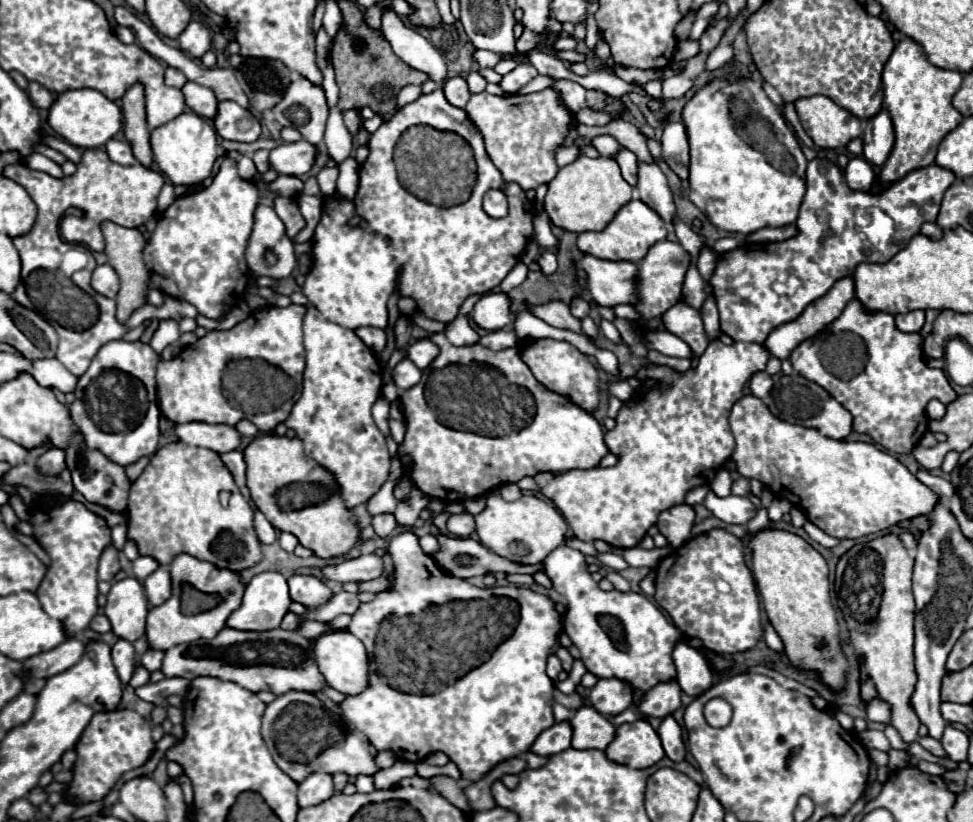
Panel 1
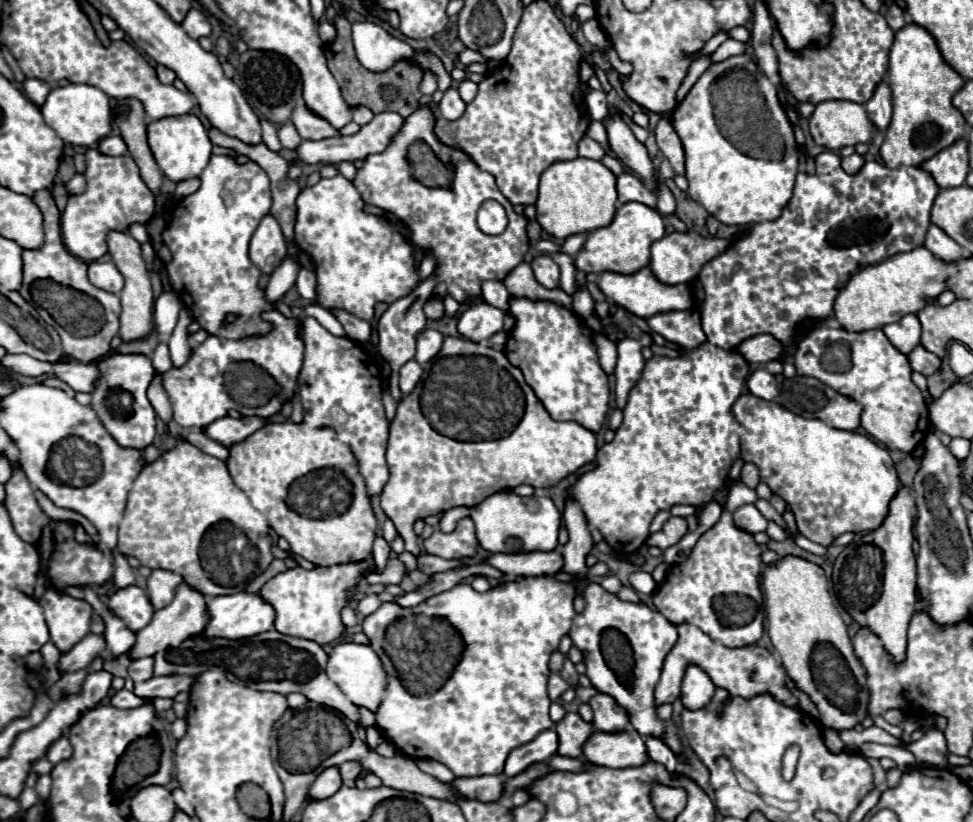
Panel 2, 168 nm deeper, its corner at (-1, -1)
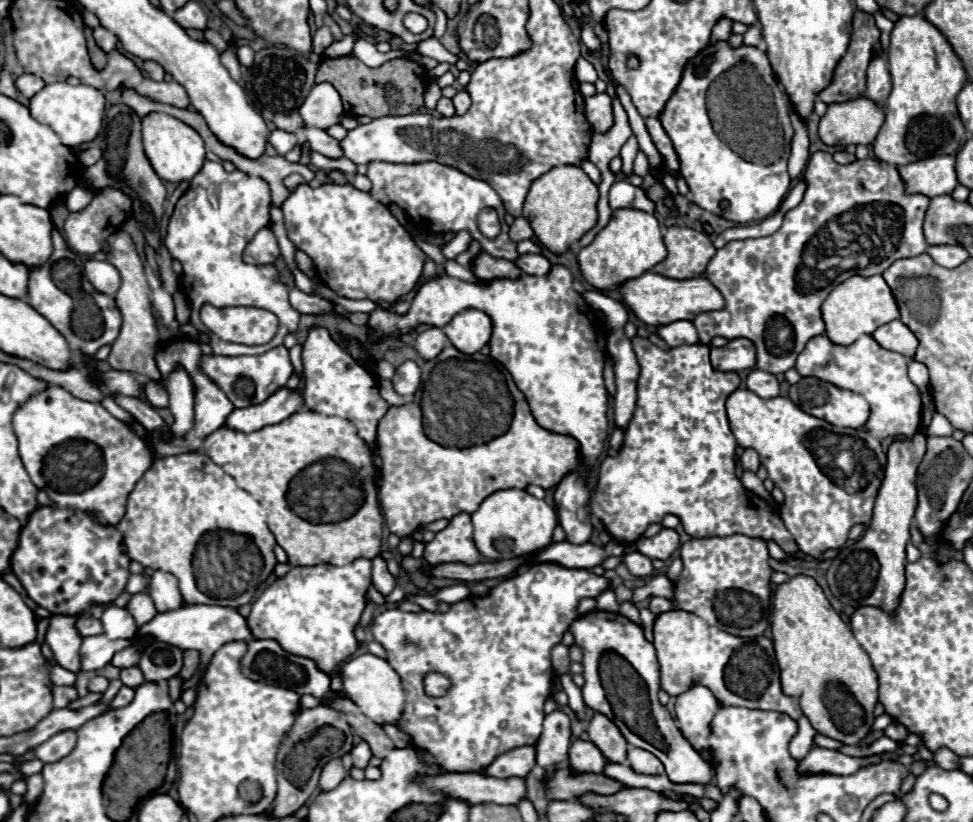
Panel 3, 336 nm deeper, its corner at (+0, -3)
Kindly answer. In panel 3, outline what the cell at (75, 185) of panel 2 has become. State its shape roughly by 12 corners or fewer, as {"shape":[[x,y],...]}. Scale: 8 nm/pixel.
{"shape":[[79,185],[65,197],[69,211],[81,211],[93,191]]}

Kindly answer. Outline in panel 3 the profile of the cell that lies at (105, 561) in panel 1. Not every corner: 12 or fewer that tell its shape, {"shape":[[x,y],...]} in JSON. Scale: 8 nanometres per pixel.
{"shape":[[55,385],[15,411],[33,485],[123,519],[153,463],[103,405]]}

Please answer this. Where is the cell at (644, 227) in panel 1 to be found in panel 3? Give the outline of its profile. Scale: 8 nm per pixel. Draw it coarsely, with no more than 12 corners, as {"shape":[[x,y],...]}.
{"shape":[[613,211],[577,253],[595,289],[617,289],[663,261],[655,215]]}

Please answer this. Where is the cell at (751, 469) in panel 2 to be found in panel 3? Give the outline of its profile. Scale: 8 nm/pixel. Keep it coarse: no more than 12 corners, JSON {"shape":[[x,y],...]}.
{"shape":[[745,449],[741,455],[741,467],[757,473],[759,455],[757,451]]}

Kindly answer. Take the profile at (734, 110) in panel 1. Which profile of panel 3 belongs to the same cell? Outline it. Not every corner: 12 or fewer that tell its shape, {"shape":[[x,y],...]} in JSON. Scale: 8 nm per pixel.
{"shape":[[705,47],[659,121],[695,205],[763,221],[791,187],[783,87]]}

